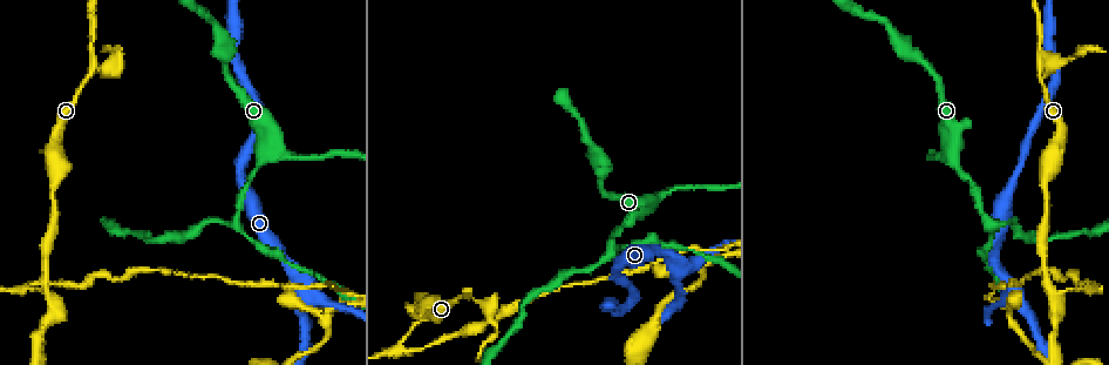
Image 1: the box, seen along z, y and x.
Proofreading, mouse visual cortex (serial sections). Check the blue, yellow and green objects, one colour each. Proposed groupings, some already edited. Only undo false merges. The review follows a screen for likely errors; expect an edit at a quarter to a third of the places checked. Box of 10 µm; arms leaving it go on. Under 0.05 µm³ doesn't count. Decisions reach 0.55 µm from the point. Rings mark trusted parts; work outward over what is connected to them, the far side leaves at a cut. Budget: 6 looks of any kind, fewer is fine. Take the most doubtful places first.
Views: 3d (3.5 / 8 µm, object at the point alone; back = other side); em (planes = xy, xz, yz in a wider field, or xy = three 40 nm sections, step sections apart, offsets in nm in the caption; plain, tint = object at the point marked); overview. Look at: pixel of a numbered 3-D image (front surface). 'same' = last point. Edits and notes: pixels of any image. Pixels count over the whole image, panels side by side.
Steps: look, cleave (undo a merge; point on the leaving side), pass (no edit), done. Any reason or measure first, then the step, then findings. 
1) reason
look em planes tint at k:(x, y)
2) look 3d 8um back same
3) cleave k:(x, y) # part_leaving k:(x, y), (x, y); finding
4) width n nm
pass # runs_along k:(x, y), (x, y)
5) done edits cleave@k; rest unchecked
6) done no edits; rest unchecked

sharp bend
look 3d 3.5um back at 1:(677, 269)

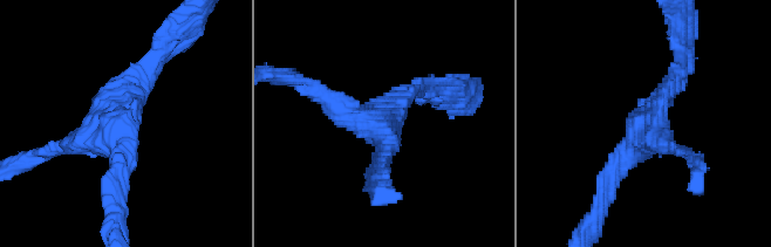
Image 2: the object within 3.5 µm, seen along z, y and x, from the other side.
arms 3; arm_widths 250, 250, 300 nm
look em xy step 3 tint at 2:(384, 125)

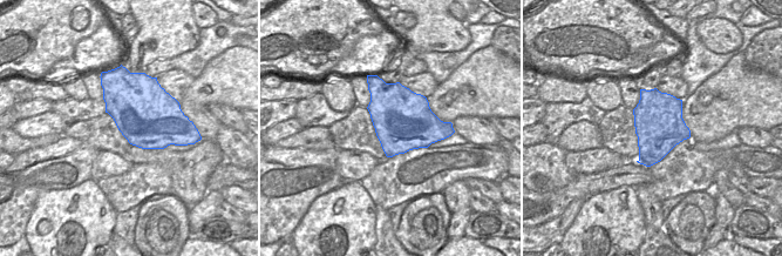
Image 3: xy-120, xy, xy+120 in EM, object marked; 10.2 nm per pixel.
pass # runs_along 2:(681, 64), (606, 191); continuous, no second cell

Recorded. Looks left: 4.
sudden change in width
look 3d 3.5um at 1:(1040, 69)

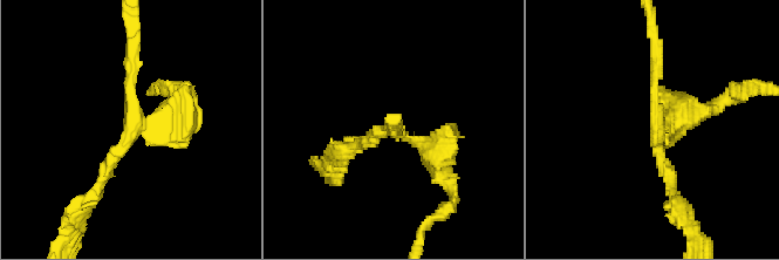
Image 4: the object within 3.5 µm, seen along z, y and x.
arms 3; arm_widths 150, 150, 300 nm
look em xy step 2 tint at 4:(136, 132)

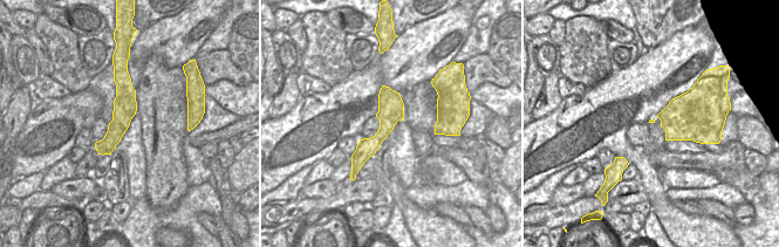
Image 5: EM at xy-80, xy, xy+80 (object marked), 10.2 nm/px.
cut it another way
look em xy step 5 tint same

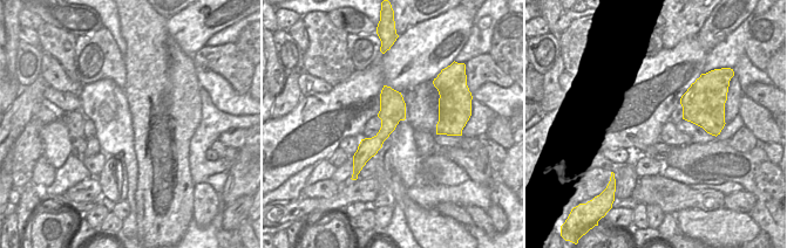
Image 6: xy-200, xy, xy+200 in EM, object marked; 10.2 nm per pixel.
pass # all the same cell

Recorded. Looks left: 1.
done no edits; rest unchecked

